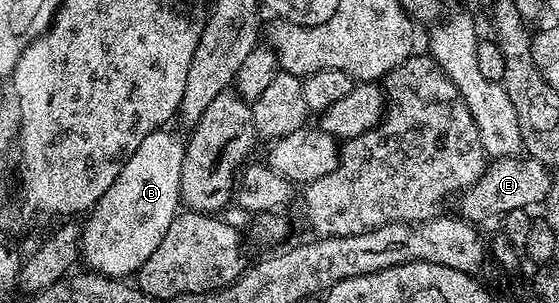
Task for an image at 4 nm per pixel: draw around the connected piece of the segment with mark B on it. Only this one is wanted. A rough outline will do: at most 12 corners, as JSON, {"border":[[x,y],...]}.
{"border":[[143,137],[81,227],[80,258],[132,276],[179,213],[185,143]]}

